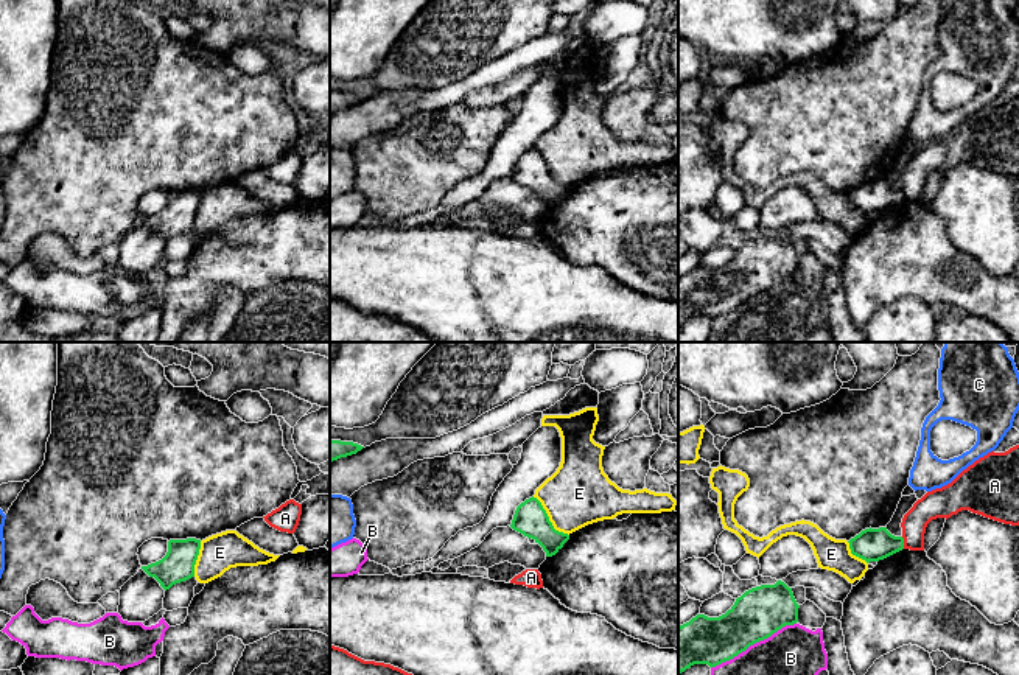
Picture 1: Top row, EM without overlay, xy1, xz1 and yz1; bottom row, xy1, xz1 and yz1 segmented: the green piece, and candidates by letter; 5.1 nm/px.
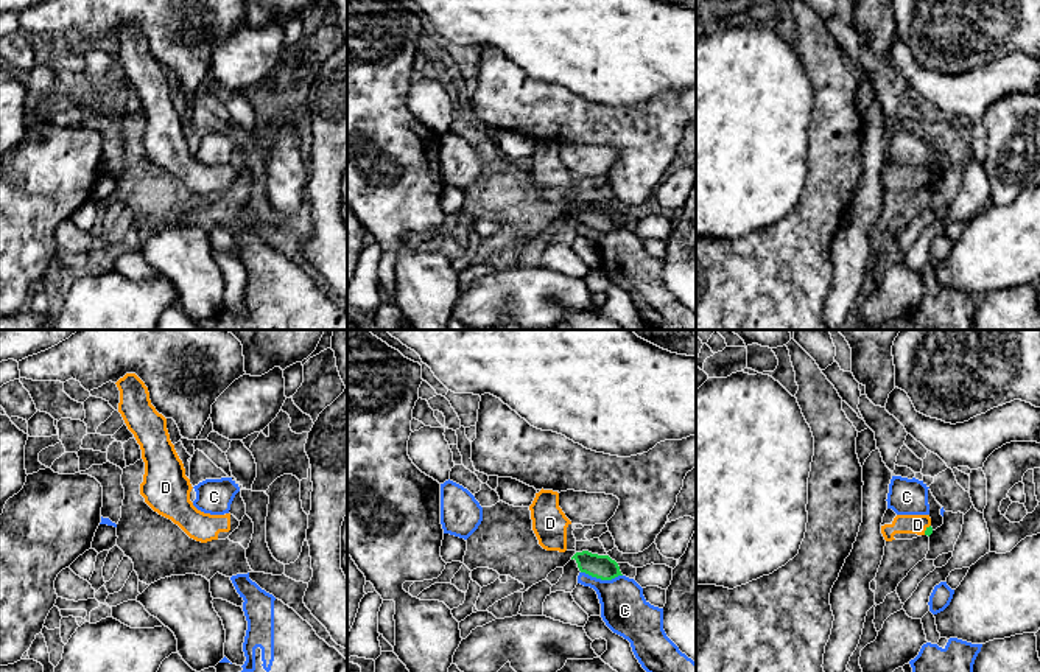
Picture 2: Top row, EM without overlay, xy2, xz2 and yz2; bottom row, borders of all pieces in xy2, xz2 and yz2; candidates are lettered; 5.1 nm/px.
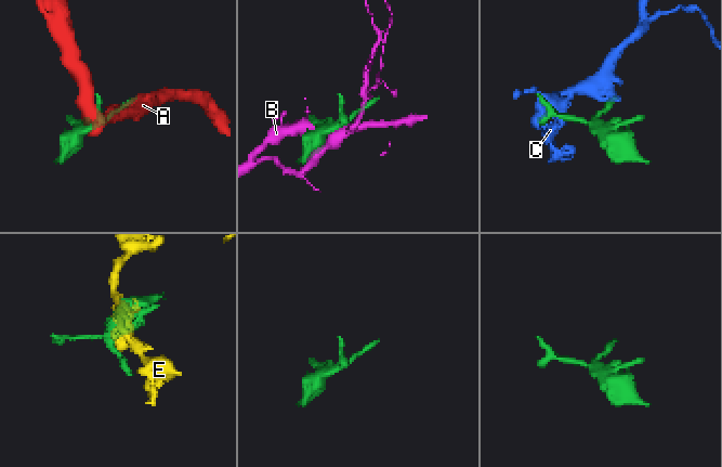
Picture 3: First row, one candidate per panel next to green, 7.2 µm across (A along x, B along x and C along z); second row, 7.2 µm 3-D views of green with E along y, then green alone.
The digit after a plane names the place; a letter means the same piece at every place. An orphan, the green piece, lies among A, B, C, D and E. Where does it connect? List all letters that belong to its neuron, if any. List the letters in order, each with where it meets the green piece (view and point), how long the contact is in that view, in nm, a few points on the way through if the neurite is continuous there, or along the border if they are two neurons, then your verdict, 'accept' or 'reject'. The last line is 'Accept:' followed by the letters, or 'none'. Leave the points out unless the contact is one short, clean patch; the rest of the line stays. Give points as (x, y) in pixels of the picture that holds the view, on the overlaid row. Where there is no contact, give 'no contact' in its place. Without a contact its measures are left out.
A: yz1 (903, 543) | 70 nm | reject
B: yz1 (753, 643) | 500 nm | reject
C: xz2 (601, 579) | 220 nm | reject
D: yz2 (927, 529) | 70 nm | across yz2 (928, 531), (927, 529), (917, 524) | accept
E: xz1 (548, 518) | 280 nm | along xz1 (532, 496), (540, 503), (551, 524), (568, 535) | reject
Accept: D

